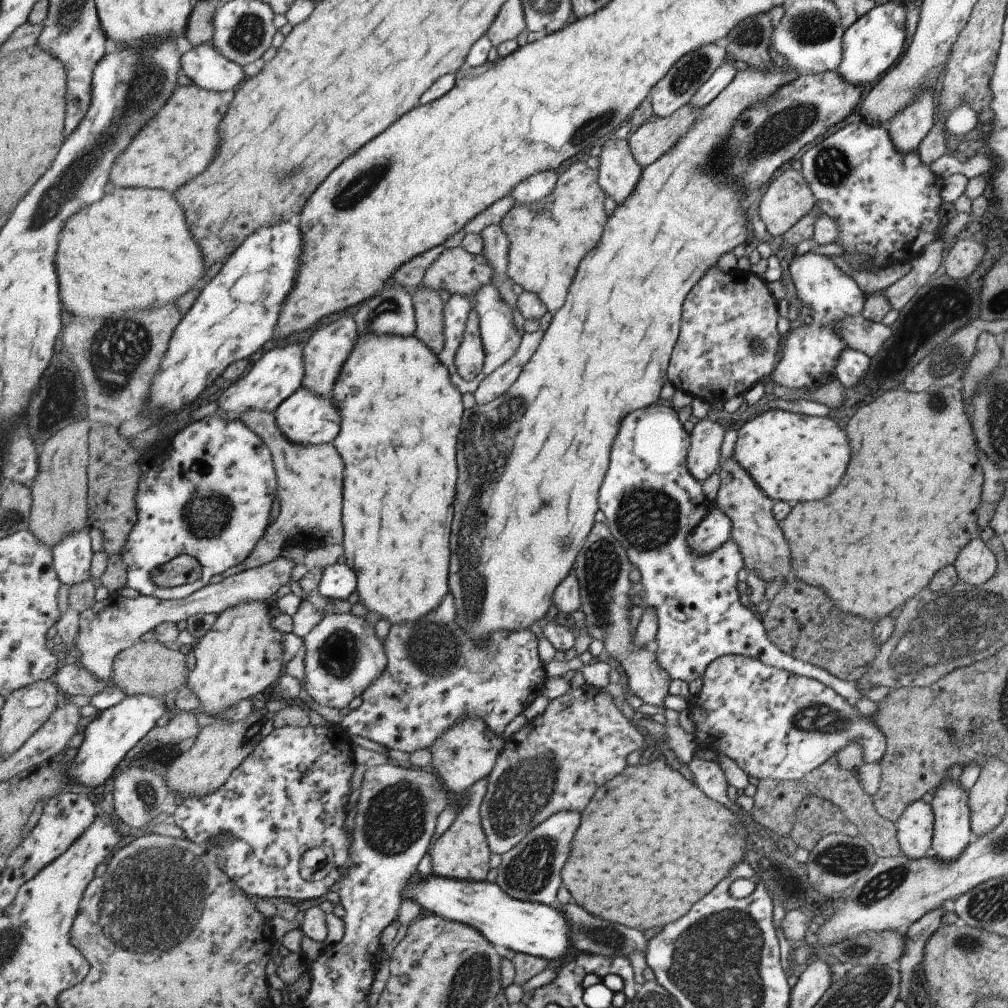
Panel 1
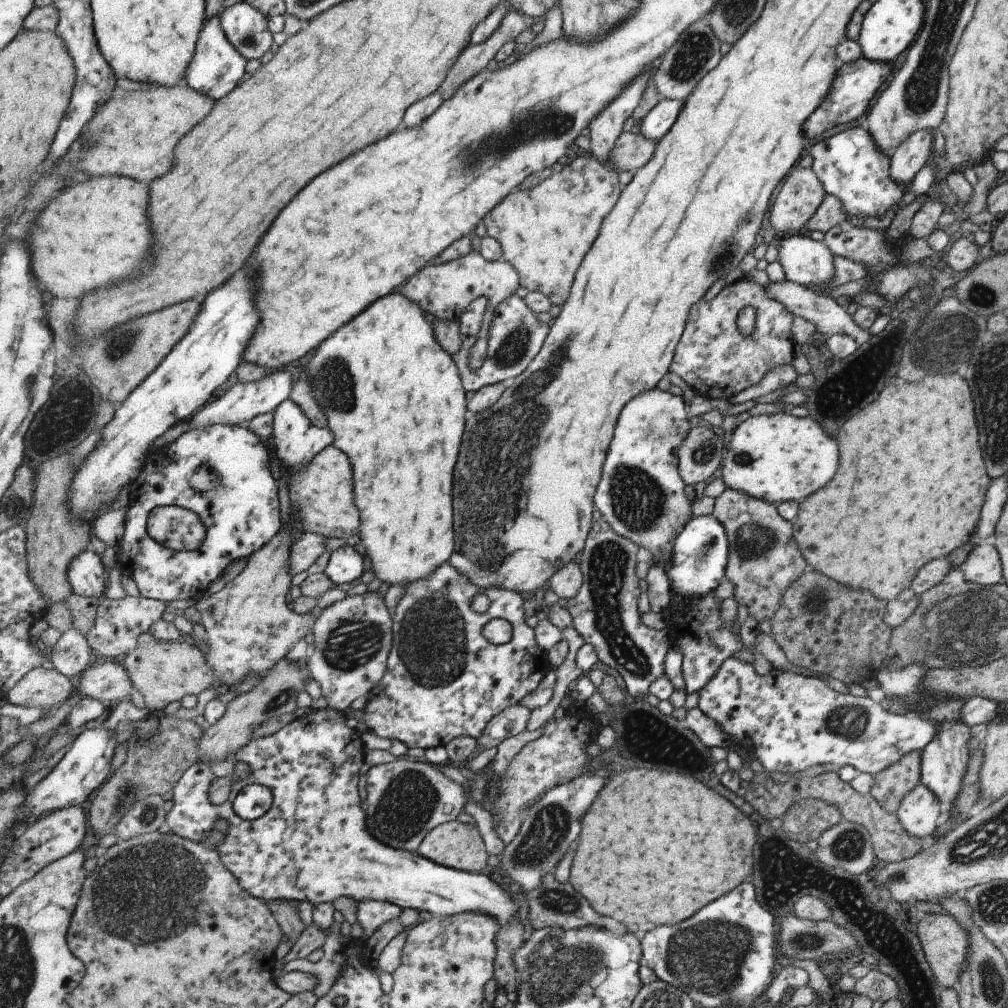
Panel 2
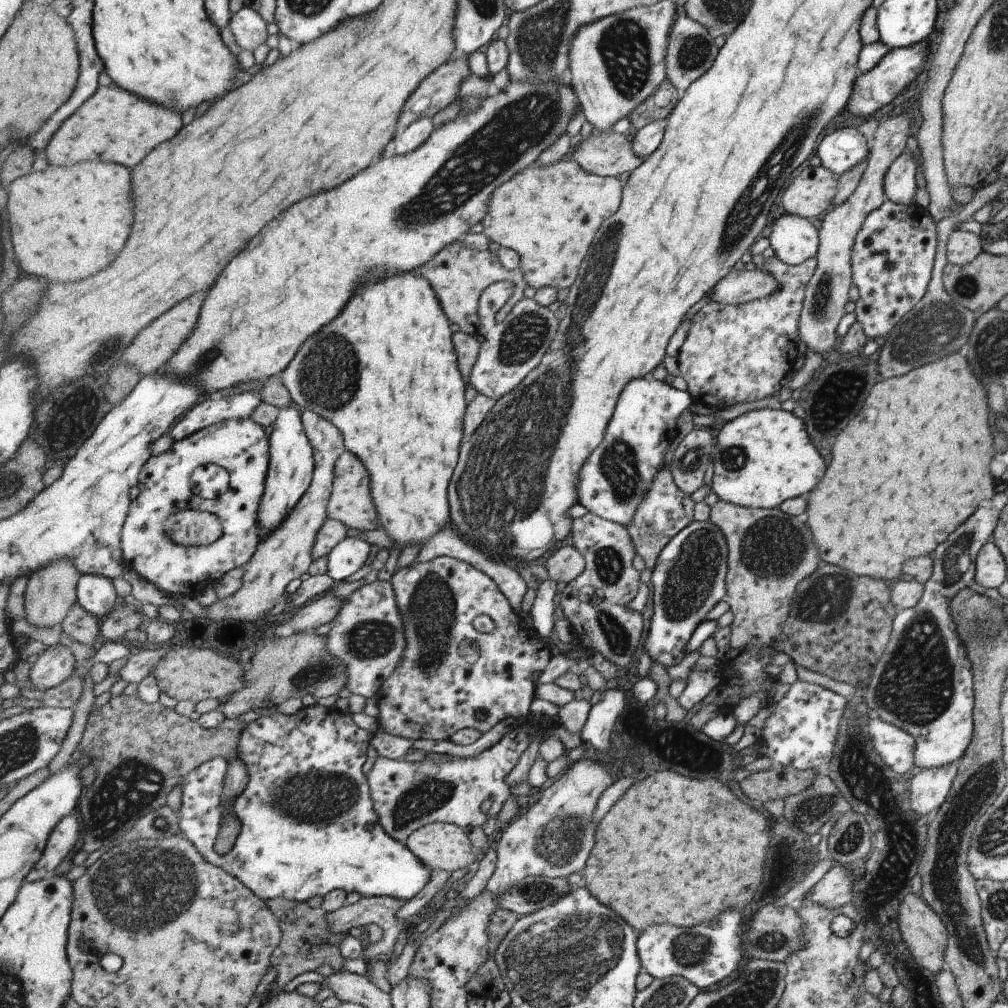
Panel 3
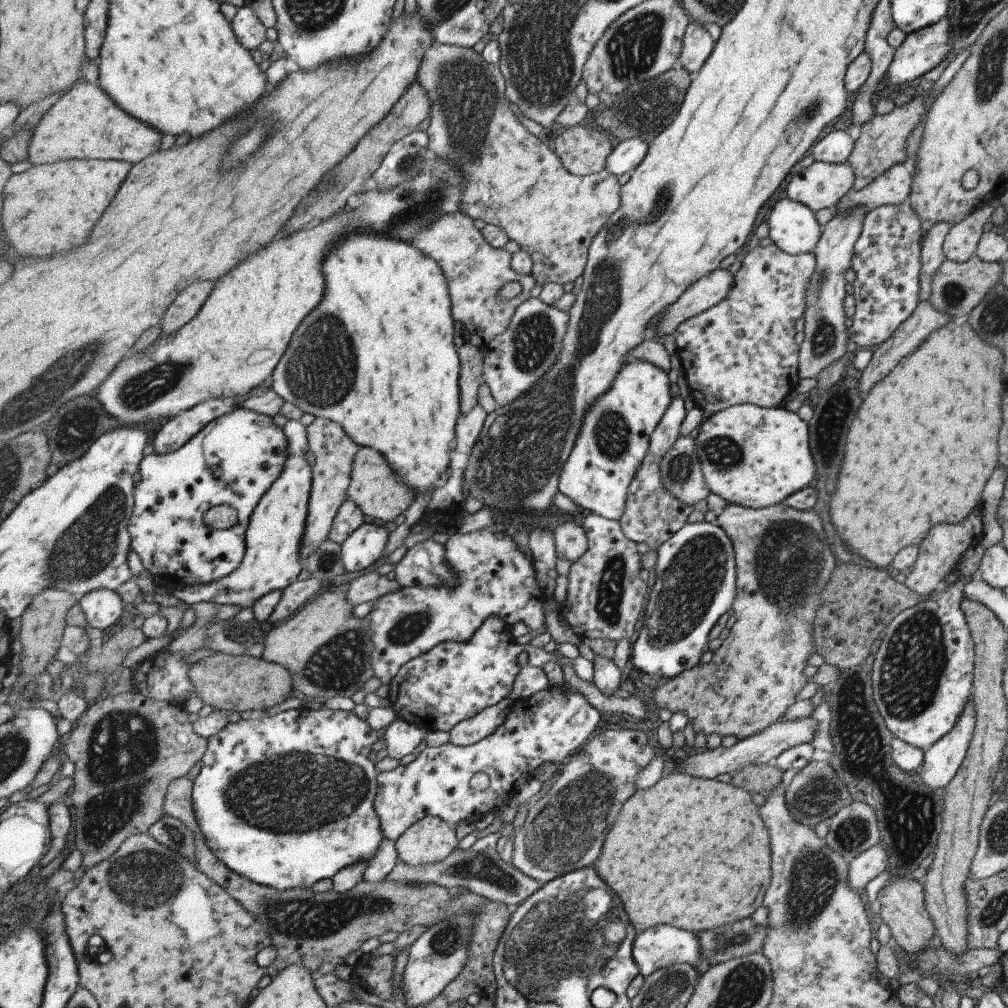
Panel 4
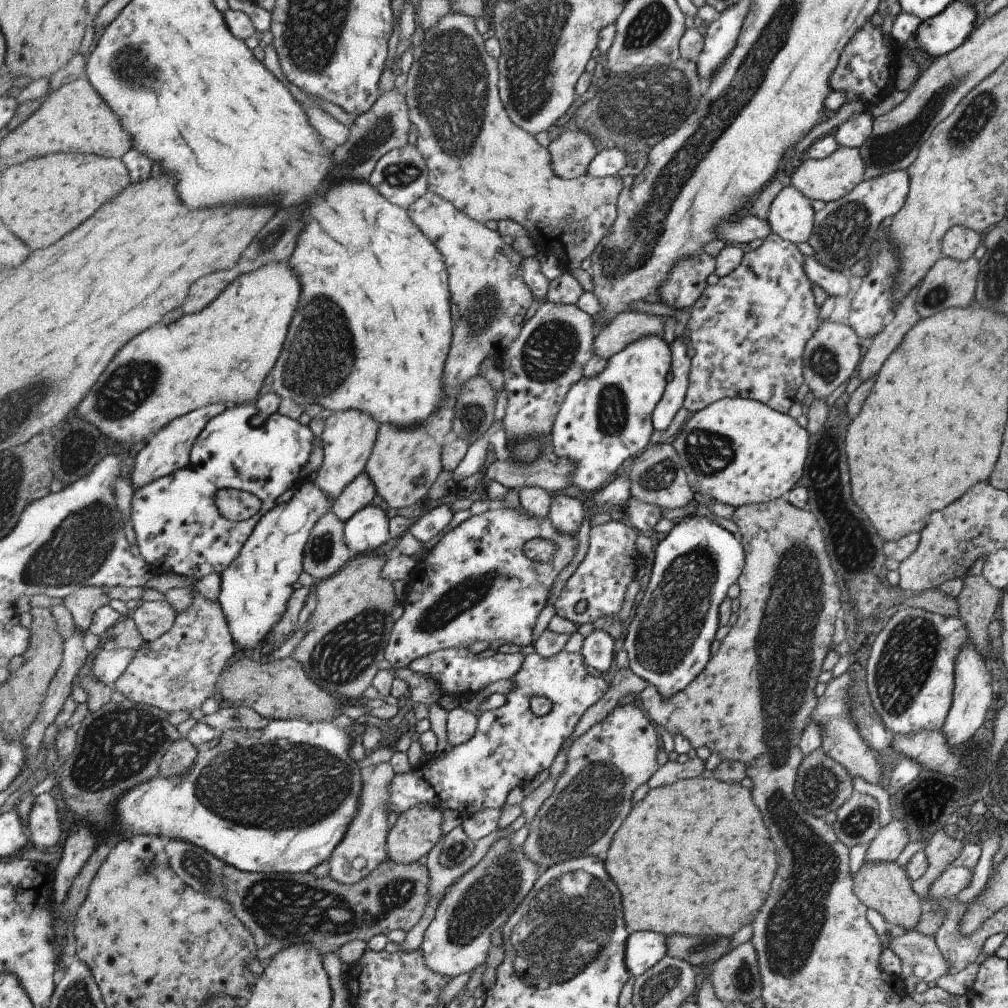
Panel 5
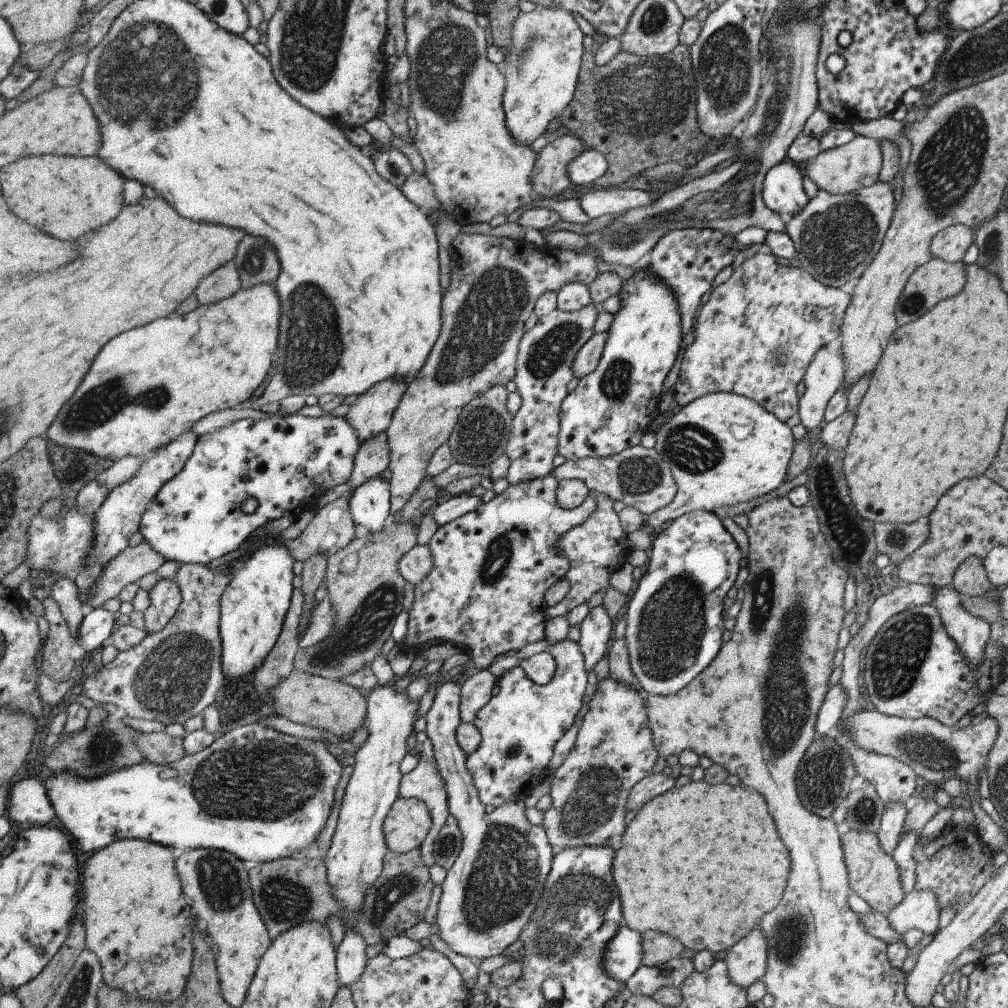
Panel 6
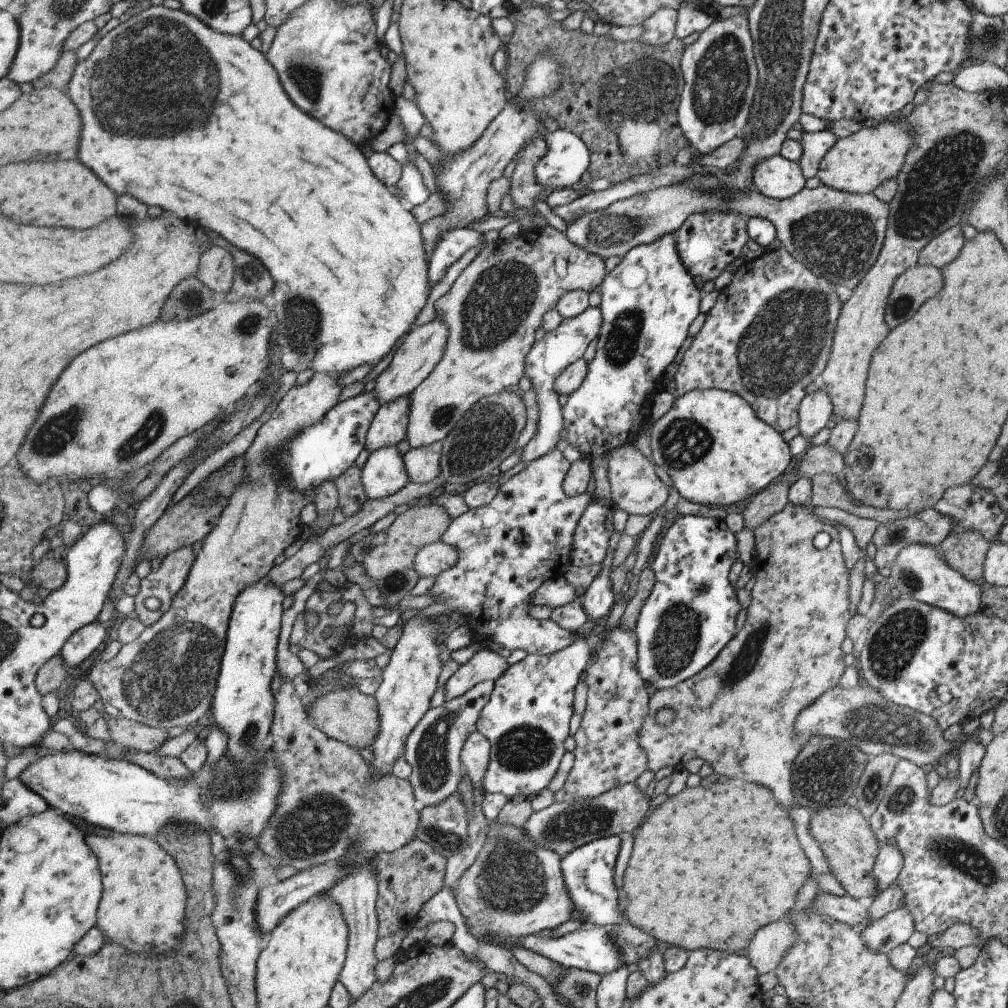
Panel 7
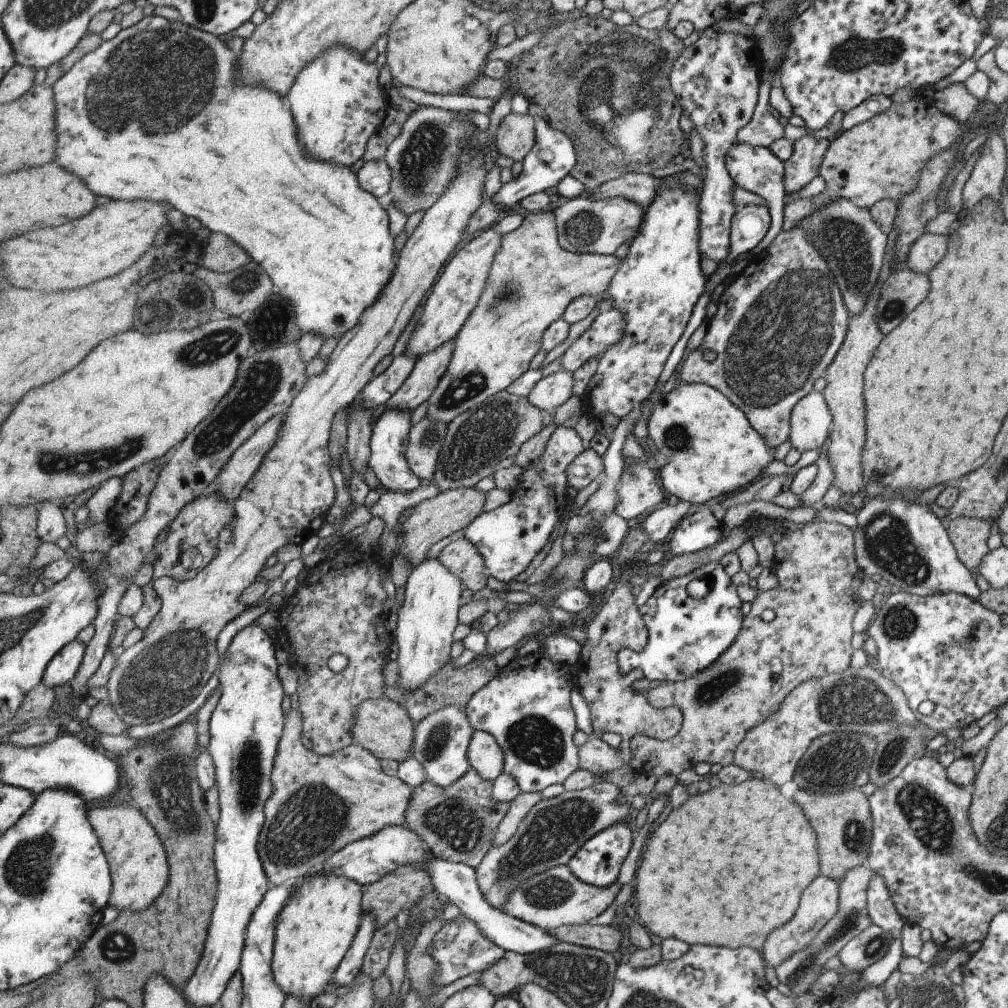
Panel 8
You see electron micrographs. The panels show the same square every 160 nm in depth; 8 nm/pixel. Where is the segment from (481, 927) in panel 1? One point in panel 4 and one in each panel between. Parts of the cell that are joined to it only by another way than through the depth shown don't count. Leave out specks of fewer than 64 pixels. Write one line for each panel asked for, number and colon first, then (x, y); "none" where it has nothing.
2: (314, 845)
3: (310, 827)
4: (287, 800)

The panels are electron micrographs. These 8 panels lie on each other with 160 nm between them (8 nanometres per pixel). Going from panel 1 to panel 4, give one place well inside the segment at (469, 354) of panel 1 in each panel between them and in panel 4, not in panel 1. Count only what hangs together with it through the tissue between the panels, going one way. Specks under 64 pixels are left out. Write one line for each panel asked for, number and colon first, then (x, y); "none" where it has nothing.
2: (446, 290)
3: (459, 275)
4: (477, 271)

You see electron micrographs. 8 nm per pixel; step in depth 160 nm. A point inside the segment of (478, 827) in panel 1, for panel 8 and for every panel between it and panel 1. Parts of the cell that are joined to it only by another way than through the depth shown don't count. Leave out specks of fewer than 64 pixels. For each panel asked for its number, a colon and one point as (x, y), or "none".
2: (454, 845)
3: (442, 846)
4: (432, 839)
5: (413, 834)
6: (410, 822)
7: (330, 800)
8: (320, 804)

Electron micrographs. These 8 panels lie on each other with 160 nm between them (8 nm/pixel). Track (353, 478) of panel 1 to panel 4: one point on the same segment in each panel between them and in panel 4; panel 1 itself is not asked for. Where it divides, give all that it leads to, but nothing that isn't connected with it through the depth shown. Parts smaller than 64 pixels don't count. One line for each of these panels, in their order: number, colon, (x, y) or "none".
2: (394, 398)
3: (386, 373)
4: (379, 356)

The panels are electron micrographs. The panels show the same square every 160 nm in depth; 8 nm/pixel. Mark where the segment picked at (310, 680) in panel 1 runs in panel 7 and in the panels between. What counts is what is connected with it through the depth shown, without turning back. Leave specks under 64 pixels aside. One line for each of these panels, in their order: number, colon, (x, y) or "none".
2: (354, 638)
3: (368, 636)
4: (496, 578)
5: (477, 585)
6: (486, 594)
7: (509, 548)

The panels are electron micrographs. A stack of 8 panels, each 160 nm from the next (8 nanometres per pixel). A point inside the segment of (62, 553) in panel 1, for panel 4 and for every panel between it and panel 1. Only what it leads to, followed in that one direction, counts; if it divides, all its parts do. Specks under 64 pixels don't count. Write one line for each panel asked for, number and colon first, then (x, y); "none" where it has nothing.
2: (88, 577)
3: (96, 594)
4: (103, 607)

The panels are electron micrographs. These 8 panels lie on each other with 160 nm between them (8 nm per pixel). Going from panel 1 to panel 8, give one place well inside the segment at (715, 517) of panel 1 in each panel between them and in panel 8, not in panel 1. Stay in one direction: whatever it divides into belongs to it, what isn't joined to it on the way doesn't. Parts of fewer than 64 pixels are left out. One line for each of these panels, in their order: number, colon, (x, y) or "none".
2: (700, 553)
3: (687, 582)
4: (695, 576)
5: (667, 643)
6: (673, 630)
7: (688, 619)
8: (686, 635)

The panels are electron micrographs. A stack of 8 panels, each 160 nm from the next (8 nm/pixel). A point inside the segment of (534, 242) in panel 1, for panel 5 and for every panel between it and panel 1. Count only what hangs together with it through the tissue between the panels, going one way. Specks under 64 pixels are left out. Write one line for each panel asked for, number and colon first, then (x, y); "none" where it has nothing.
2: (545, 232)
3: (550, 216)
4: (513, 179)
5: (491, 169)

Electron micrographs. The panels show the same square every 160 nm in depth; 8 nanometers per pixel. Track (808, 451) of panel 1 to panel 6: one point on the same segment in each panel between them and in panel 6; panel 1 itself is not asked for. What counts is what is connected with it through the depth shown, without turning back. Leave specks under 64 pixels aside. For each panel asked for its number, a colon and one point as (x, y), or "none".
2: (777, 458)
3: (763, 456)
4: (754, 456)
5: (738, 451)
6: (723, 448)

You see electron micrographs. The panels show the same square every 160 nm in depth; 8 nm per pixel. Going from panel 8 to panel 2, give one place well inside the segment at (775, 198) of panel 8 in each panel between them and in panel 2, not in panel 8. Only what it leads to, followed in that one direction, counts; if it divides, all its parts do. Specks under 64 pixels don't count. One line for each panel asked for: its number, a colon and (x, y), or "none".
2: (804, 261)
3: (793, 239)
4: (792, 227)
5: (790, 216)
6: (782, 192)
7: (775, 177)

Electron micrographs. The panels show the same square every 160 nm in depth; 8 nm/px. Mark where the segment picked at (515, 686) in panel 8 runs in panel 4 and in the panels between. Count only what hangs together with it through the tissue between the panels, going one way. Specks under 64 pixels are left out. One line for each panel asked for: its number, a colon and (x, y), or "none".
4: (459, 784)
5: (512, 745)
6: (521, 725)
7: (527, 719)

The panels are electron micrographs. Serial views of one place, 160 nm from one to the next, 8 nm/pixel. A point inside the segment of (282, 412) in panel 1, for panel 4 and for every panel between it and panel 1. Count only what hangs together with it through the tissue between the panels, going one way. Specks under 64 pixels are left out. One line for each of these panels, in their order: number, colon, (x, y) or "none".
2: (297, 440)
3: (292, 463)
4: (273, 561)

